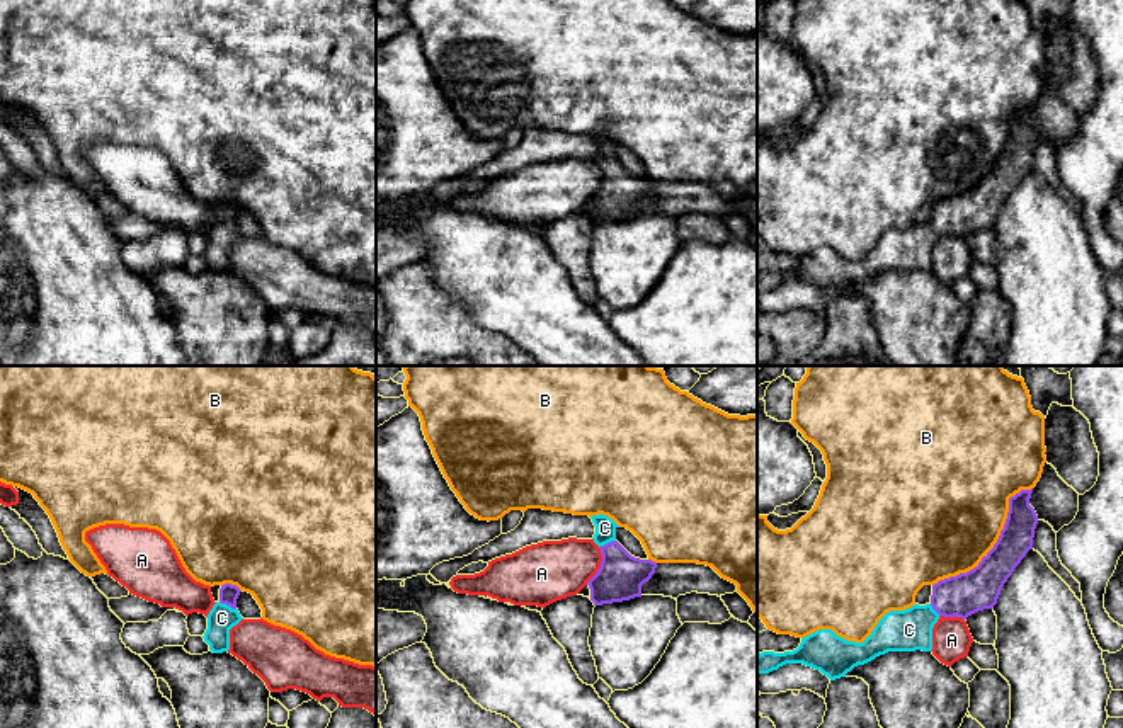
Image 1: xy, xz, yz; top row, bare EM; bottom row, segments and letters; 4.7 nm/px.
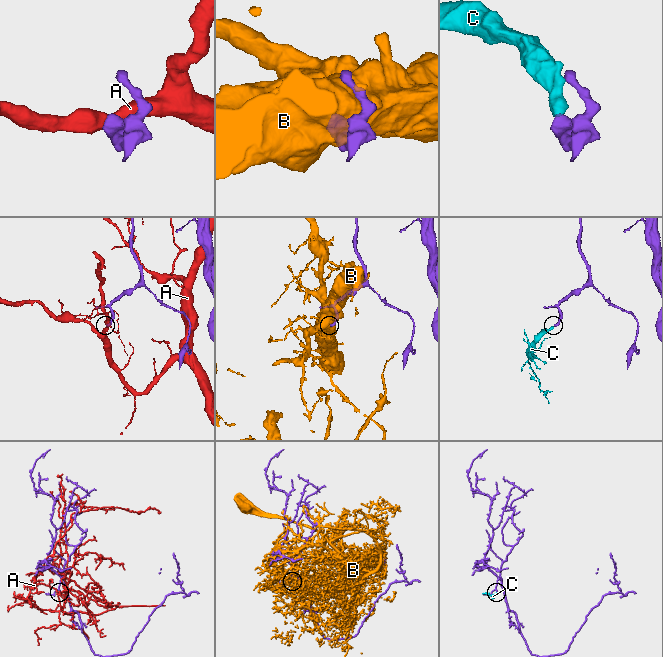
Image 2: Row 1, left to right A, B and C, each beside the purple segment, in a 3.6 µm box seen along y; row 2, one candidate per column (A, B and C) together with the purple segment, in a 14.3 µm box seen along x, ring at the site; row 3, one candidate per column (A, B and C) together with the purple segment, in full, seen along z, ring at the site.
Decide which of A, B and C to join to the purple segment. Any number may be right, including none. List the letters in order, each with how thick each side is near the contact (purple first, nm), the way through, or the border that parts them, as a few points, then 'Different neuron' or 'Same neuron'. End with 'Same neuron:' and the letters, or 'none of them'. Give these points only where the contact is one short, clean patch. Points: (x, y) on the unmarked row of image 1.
A: Thickness 220 nm (purple) against 280 nm. Different neuron
B: Thickness 200 nm (purple) against 500 nm. Different neuron
C: Thickness 90 nm (purple) against 140 nm. Path across: xy (228, 213), (228, 223), (222, 237). Same neuron
Same neuron: C

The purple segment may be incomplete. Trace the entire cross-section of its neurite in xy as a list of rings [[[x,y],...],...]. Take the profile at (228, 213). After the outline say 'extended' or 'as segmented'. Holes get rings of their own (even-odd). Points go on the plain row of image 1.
[[[221,204],[219,219],[208,233],[208,248],[202,257],[213,272],[230,269],[230,248],[243,238],[237,228],[240,211],[237,204]]]; extended

